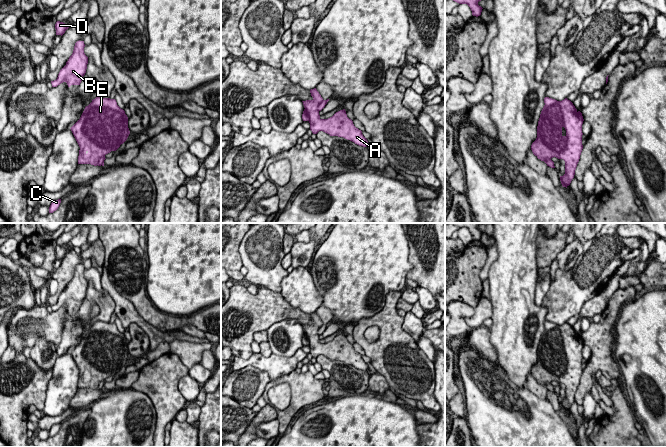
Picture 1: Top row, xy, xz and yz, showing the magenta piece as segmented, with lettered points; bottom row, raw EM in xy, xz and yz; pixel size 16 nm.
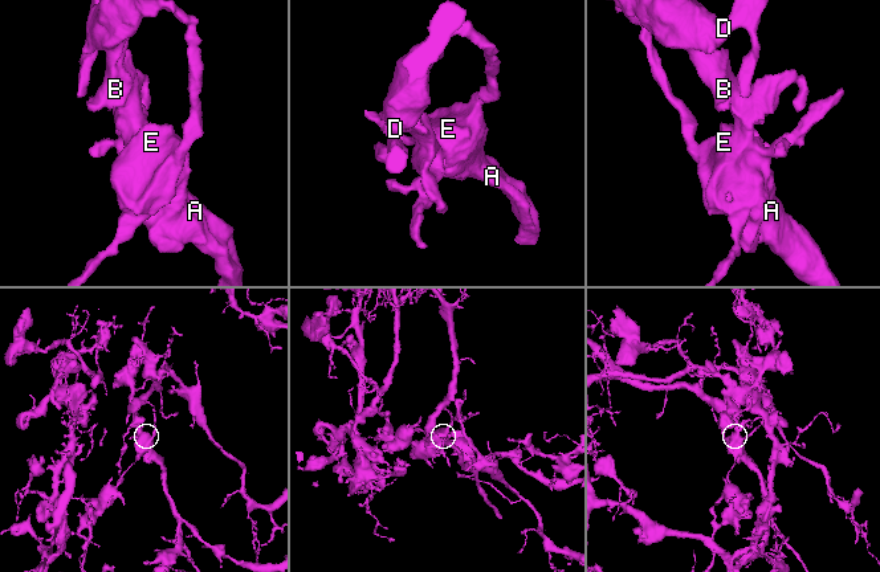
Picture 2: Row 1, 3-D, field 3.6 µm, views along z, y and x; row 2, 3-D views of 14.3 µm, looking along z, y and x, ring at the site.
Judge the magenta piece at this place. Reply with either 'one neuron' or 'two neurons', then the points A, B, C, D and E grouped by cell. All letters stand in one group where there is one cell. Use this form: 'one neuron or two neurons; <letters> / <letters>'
two neurons; A B D E / C

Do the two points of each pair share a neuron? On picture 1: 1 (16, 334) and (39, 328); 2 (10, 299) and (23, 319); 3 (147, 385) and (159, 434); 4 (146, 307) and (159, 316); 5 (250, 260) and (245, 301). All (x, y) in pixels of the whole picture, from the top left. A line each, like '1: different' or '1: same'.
1: same
2: different
3: same
4: same
5: different

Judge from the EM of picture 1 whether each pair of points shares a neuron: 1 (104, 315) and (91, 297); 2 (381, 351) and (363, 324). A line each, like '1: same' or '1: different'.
1: same
2: same

